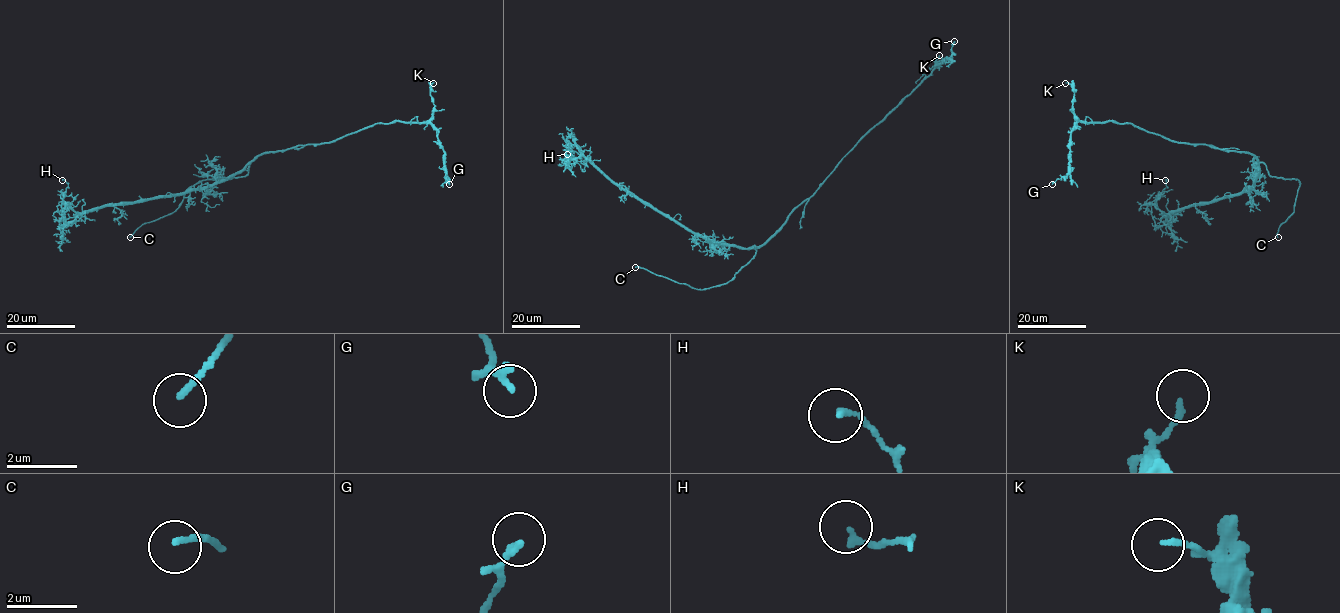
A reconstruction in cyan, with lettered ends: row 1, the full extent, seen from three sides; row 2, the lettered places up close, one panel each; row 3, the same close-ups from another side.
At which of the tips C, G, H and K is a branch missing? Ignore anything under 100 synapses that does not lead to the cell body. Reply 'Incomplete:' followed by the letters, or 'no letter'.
Incomplete: C

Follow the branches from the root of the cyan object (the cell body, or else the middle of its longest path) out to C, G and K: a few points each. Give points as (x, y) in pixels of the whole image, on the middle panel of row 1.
C: (780, 227), (756, 249), (755, 255), (730, 280), (709, 288), (695, 289), (635, 267)
G: (780, 227), (786, 217), (813, 194), (866, 134), (936, 65), (951, 57), (954, 41)
K: (780, 227), (839, 161), (940, 63), (936, 63), (939, 55)

